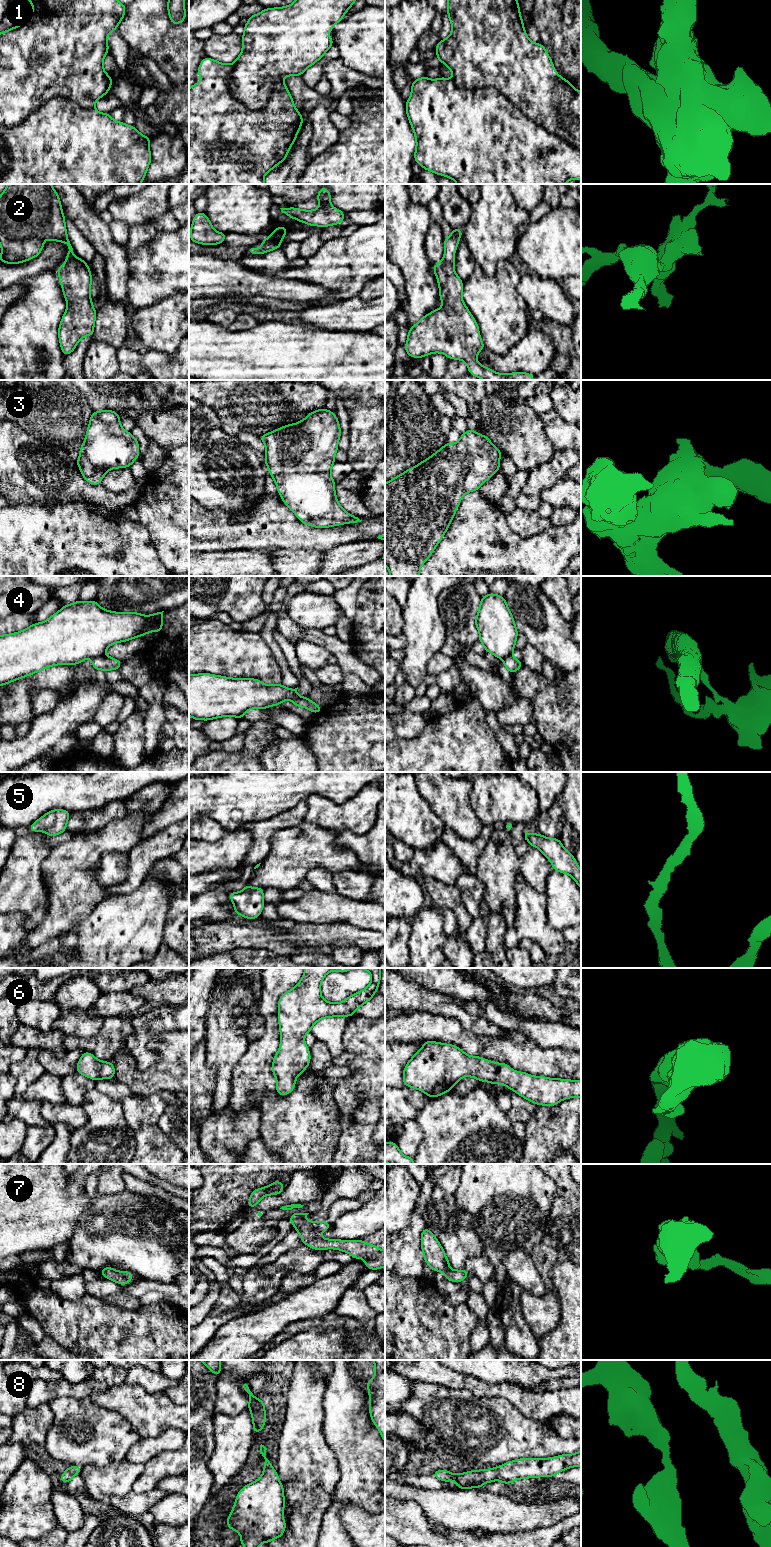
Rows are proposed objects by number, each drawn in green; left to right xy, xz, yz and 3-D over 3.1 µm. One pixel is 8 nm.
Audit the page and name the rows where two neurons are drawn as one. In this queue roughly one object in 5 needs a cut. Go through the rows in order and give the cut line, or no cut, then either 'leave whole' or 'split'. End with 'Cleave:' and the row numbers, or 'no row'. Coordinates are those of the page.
1: cut in yz along (451, 79), (459, 87), (496, 88), (525, 116), (580, 151); split
2: no cut; leave whole
3: no cut; leave whole
4: cut in xy along (104, 654), (93, 659); split
5: no cut; leave whole
6: no cut; leave whole
7: no cut; leave whole
8: no cut; leave whole
Cleave: 1, 4

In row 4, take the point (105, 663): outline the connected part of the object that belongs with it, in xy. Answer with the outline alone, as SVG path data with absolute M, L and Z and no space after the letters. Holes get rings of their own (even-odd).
M106 655L92 660L93 668L95 670L103 670L104 672L107 672L108 670L119 670L121 664L122 661Z

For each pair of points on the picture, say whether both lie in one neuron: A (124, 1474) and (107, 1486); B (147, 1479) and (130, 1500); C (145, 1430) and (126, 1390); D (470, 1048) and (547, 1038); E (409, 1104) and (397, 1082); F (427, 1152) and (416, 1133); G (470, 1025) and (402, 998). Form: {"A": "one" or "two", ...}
{"A": "one", "B": "two", "C": "one", "D": "two", "E": "two", "F": "two", "G": "one"}

